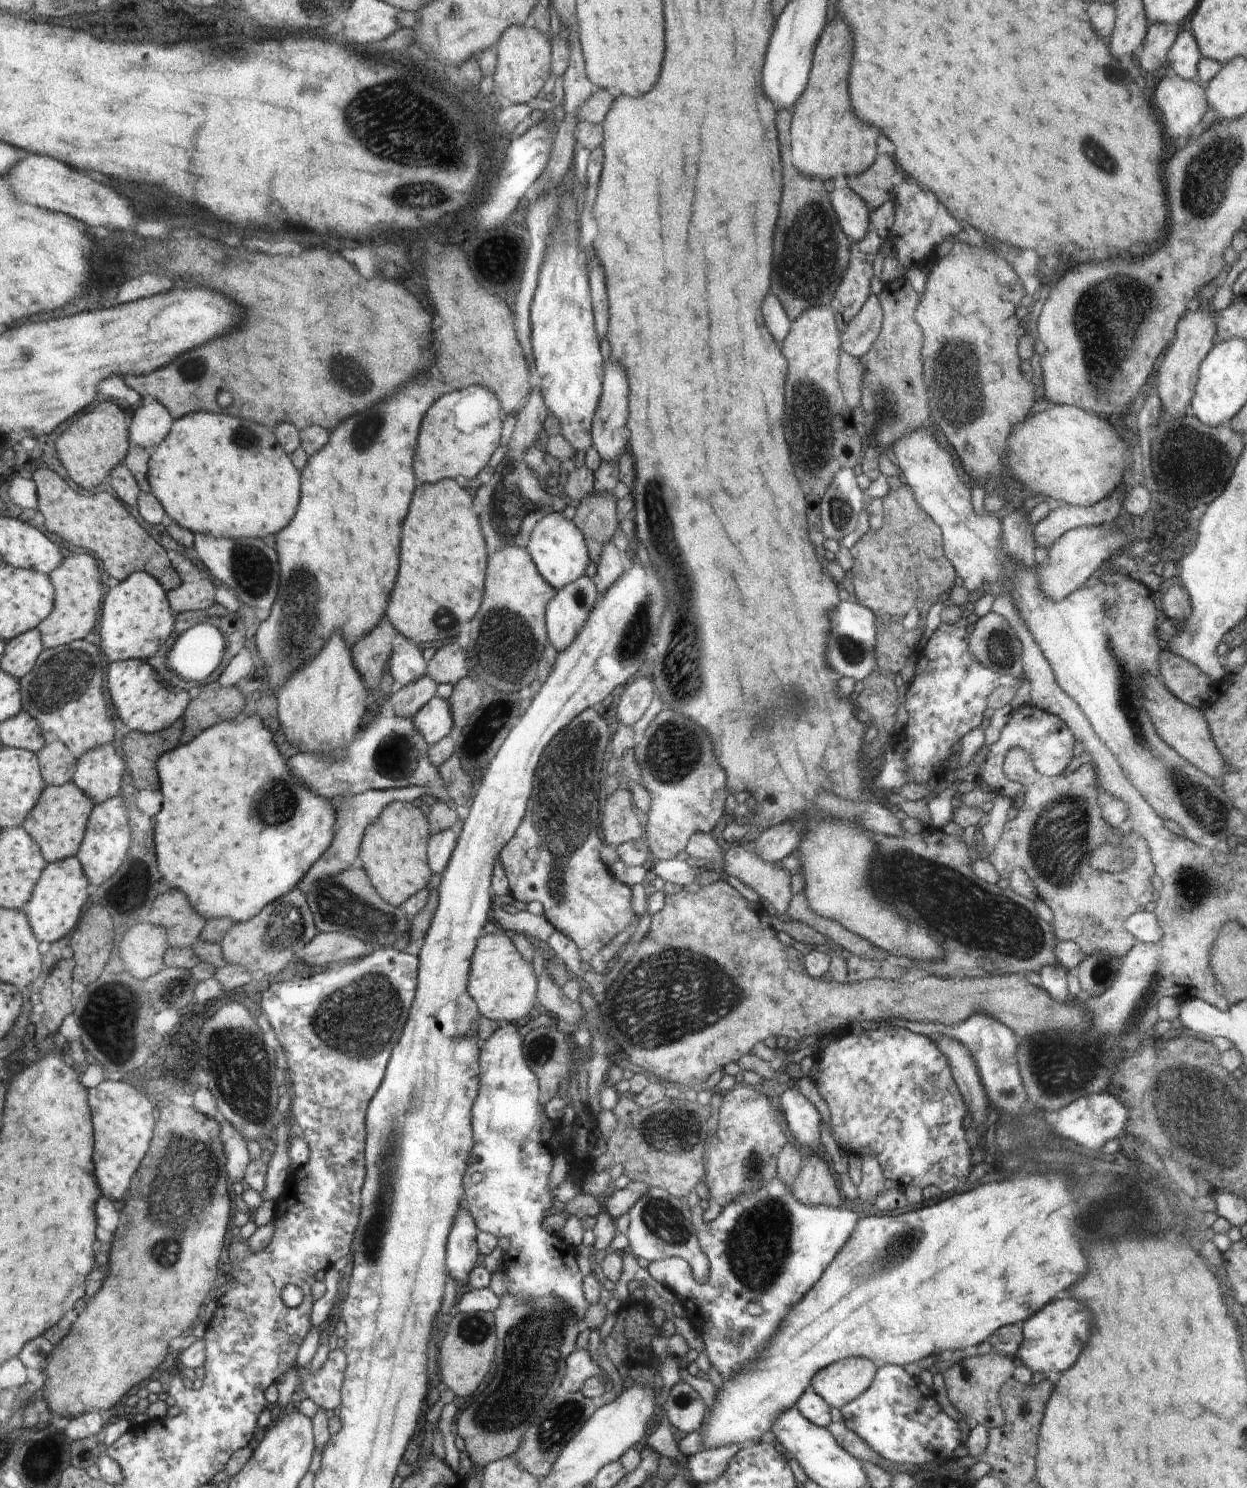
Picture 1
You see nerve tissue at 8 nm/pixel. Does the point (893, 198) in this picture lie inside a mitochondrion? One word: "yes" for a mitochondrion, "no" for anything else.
no

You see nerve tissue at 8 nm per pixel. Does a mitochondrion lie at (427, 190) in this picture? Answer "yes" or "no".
yes

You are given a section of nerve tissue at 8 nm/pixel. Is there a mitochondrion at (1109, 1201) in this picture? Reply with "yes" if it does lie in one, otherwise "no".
yes

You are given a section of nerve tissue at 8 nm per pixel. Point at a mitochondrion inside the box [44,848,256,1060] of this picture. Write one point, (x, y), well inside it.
(137, 881)

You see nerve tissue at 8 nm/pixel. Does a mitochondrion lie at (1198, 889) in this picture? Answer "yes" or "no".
yes

